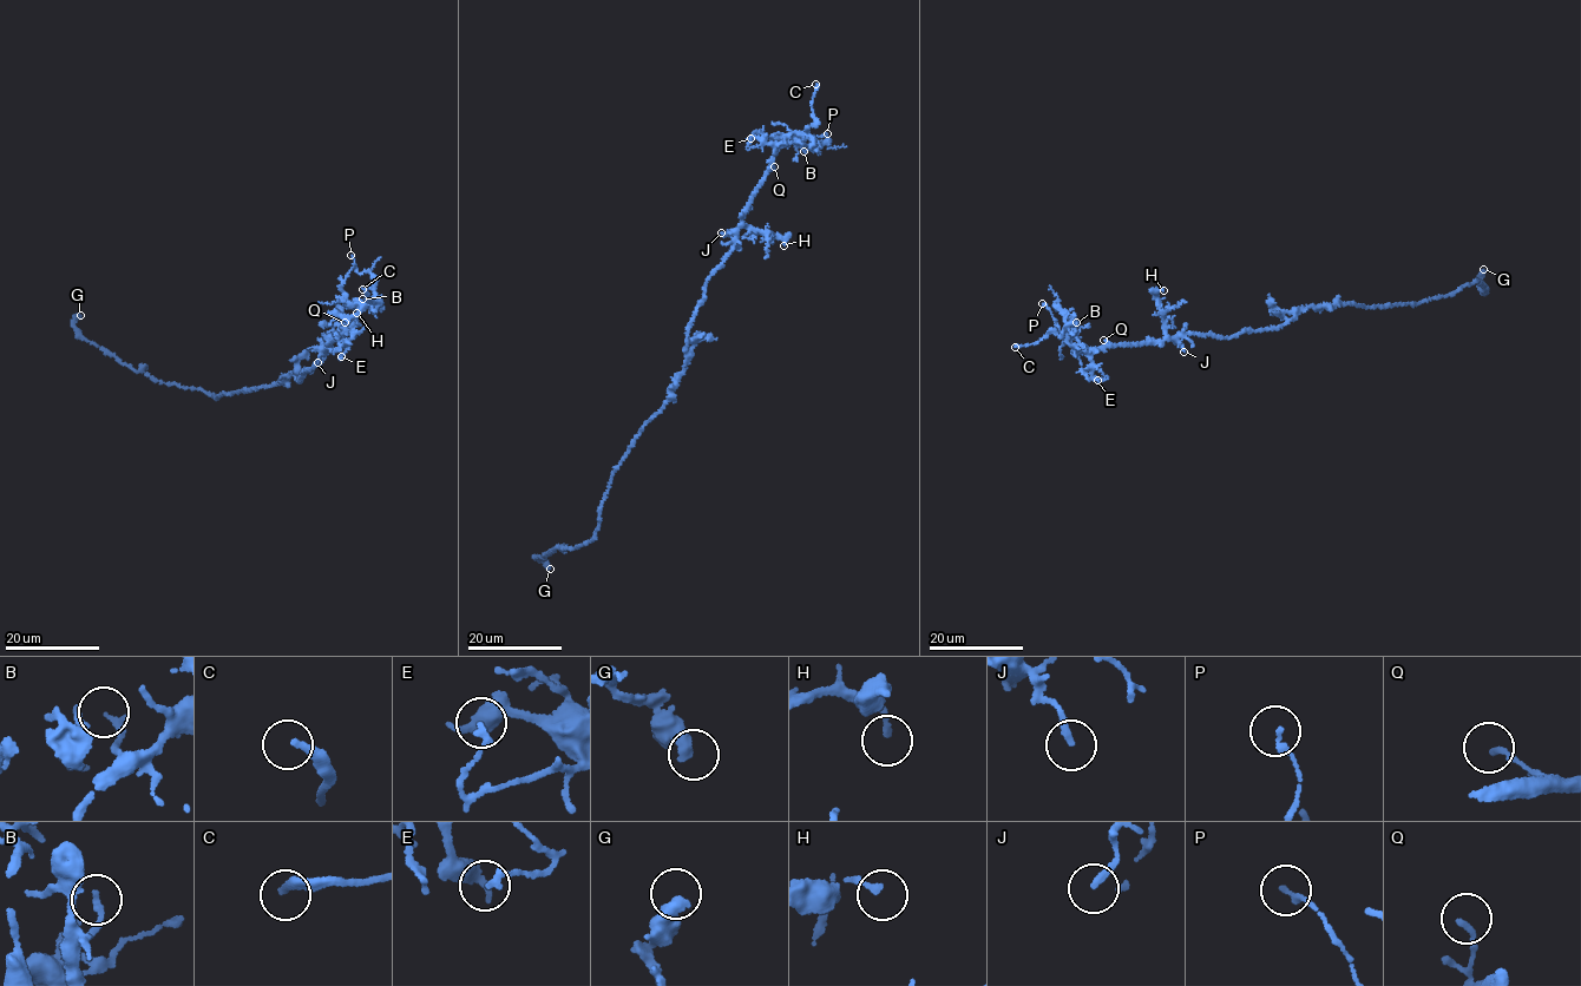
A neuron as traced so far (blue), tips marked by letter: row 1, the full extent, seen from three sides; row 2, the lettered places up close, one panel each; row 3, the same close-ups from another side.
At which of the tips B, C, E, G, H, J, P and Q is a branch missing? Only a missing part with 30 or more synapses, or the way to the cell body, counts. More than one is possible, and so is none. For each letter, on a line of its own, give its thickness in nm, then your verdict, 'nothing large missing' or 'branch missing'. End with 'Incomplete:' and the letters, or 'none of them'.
B: 190 nm | nothing large missing
C: 240 nm | branch missing
E: 200 nm | nothing large missing
G: 440 nm | nothing large missing
H: 160 nm | nothing large missing
J: 200 nm | nothing large missing
P: 170 nm | nothing large missing
Q: 170 nm | nothing large missing
Incomplete: C

